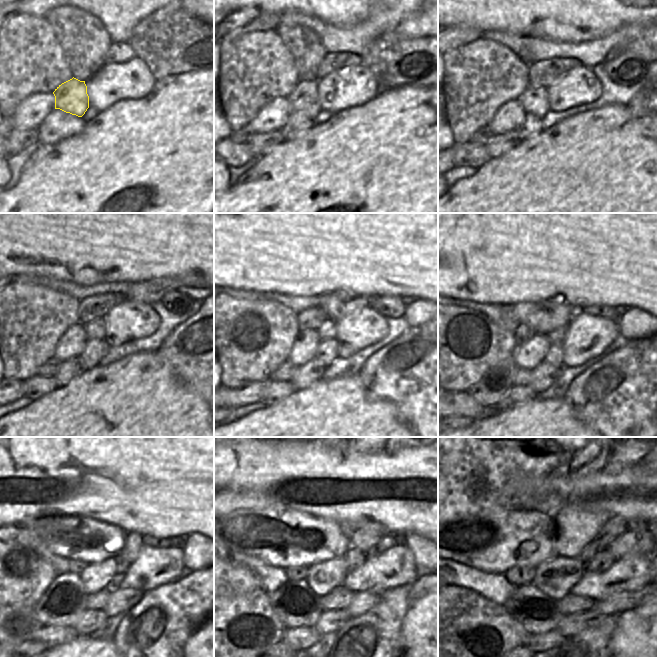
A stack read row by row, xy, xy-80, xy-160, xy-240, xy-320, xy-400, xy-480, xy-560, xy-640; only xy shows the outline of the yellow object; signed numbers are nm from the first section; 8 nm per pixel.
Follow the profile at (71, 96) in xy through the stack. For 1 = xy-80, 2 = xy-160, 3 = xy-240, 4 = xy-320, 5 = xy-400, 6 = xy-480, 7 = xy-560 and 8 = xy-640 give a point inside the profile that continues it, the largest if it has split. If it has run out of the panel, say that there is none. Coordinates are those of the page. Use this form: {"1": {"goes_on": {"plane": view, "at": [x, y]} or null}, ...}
{"1": {"goes_on": {"plane": "xy-80", "at": [304, 98]}}, "2": {"goes_on": {"plane": "xy-160", "at": [535, 101]}}, "3": {"goes_on": {"plane": "xy-240", "at": [95, 329]}}, "4": {"goes_on": {"plane": "xy-320", "at": [327, 330]}}, "5": {"goes_on": {"plane": "xy-400", "at": [558, 335]}}, "6": {"goes_on": {"plane": "xy-480", "at": [134, 541]}}, "7": {"goes_on": {"plane": "xy-560", "at": [366, 537]}}, "8": {"goes_on": {"plane": "xy-640", "at": [615, 526]}}}

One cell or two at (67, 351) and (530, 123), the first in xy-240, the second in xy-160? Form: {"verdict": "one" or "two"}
{"verdict": "two"}

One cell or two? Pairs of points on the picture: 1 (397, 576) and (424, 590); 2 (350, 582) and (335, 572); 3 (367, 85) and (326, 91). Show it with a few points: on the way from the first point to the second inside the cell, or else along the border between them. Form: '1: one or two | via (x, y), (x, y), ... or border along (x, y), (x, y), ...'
1: two | border along (418, 576), (414, 581)
2: two | border along (347, 573), (342, 584)
3: one | via (357, 85), (336, 87)

